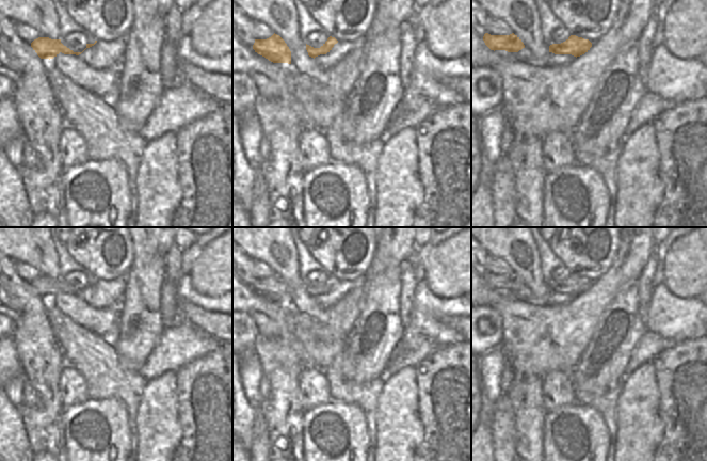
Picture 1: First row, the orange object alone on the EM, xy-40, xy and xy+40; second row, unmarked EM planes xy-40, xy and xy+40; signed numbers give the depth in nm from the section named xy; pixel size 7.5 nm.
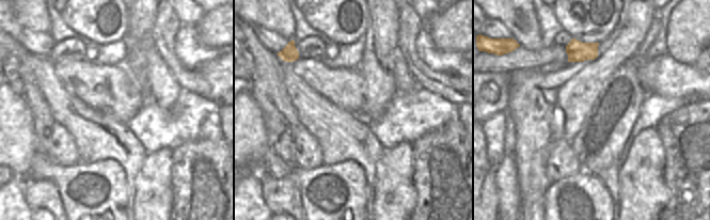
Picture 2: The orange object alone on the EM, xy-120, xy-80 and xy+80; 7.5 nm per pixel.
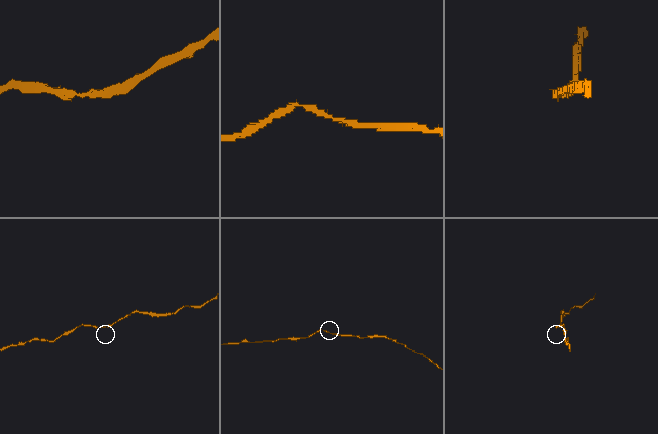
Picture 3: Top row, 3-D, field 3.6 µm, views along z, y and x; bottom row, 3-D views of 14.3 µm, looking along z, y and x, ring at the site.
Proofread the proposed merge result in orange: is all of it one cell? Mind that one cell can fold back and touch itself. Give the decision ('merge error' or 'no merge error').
no merge error

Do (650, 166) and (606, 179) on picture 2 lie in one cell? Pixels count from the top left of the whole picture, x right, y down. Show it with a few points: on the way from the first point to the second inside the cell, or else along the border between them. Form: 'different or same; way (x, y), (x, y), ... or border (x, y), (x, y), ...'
different; border (620, 166), (617, 172), (618, 201)

